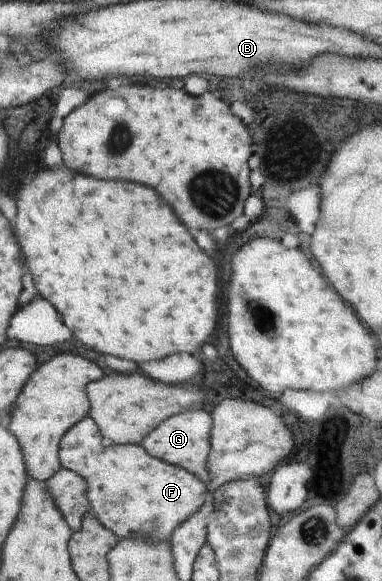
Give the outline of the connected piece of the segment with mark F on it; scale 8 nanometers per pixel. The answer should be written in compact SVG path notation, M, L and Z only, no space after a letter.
M89 415L61 438L59 460L61 468L76 472L87 482L91 512L119 539L169 540L173 530L201 508L208 492L195 474L147 454L140 444L105 442Z

